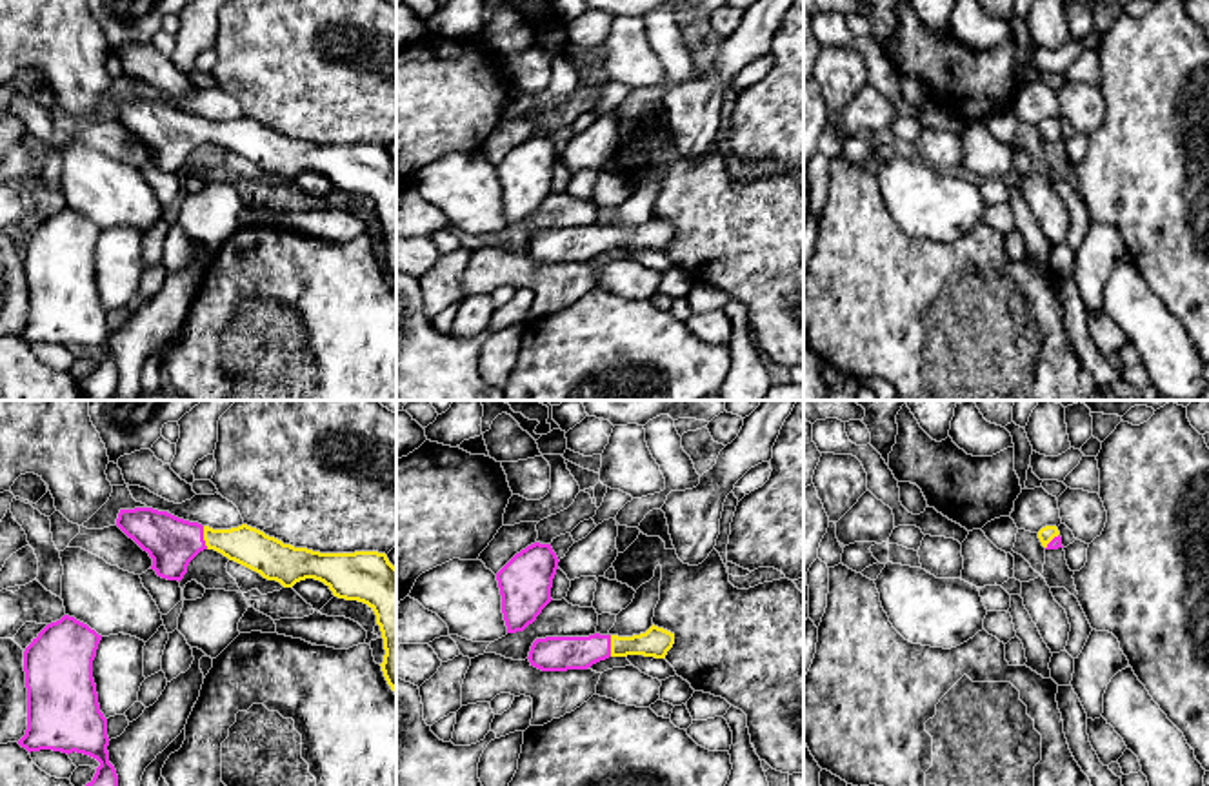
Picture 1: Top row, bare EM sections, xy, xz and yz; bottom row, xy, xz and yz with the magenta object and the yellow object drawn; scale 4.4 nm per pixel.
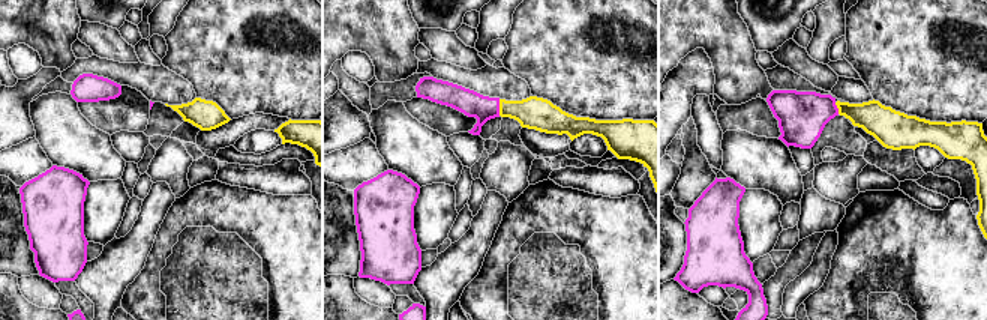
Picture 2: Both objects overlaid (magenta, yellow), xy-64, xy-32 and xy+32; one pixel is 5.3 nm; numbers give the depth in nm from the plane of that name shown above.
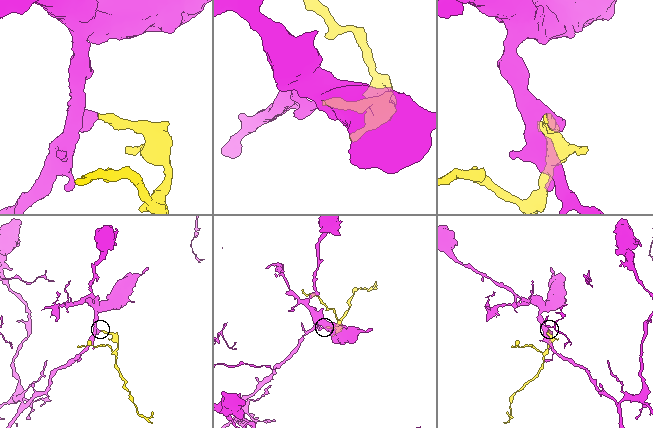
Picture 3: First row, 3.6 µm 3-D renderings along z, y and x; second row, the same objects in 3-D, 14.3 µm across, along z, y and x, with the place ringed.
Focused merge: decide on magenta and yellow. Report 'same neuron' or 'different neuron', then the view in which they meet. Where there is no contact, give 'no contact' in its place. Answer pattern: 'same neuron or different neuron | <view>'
same neuron | xy

